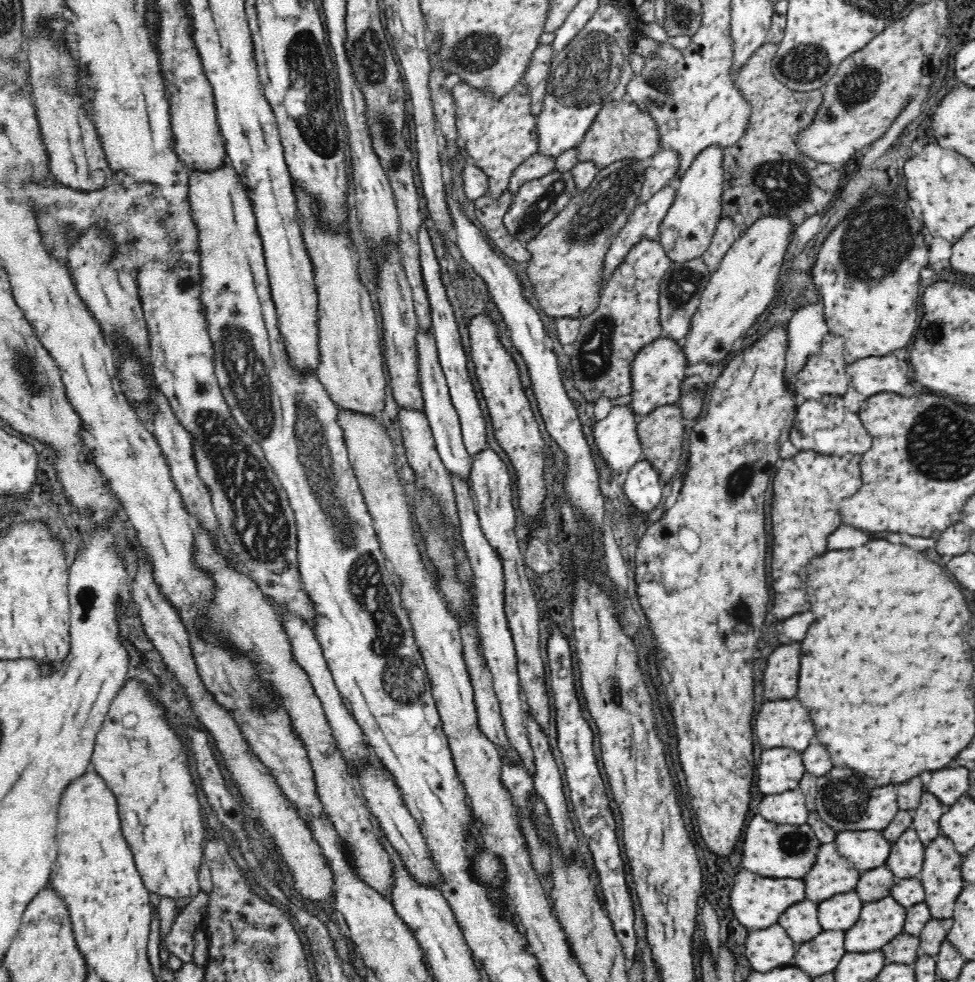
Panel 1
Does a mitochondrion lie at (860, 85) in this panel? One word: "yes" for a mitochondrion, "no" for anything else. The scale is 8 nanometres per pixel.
yes

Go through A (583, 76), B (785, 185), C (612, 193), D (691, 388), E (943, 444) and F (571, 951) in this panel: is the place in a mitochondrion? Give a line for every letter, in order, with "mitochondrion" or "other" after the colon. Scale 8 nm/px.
A: mitochondrion
B: mitochondrion
C: mitochondrion
D: other
E: mitochondrion
F: other

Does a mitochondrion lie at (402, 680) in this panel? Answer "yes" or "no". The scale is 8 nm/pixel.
yes

